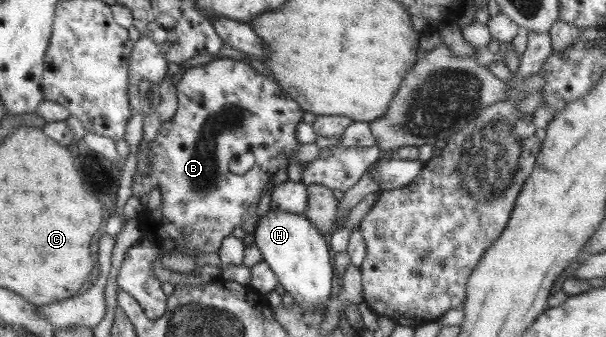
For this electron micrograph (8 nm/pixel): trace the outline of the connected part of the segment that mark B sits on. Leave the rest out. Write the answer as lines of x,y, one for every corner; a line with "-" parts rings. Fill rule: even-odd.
230,57
214,59
205,64
199,64
189,68
180,68
174,85
177,96
176,113
167,122
161,122
157,135
154,137
154,140
149,142
149,149
146,155
146,158
148,158
148,168
150,168
149,172
146,175
135,172
132,176
130,186
132,196
136,196
138,199
142,198
144,194
148,194
152,188
158,187
161,200
158,212
160,212
160,216
164,216
164,220
162,220
162,218
149,216
152,210
147,209
144,210
144,215
137,218
138,230
141,231
141,237
124,253
123,261
120,264
118,275
115,279
117,288
120,290
124,289
130,296
134,297
134,301
138,303
148,320
157,320
158,317
166,312
165,301
167,296
162,292
160,284
158,284
158,280
153,274
153,262
160,258
160,252
168,252
168,250
170,250
170,238
172,238
172,250
174,250
174,252
186,254
186,248
188,248
188,250
192,250
192,252
210,254
210,252
217,253
219,251
222,240
228,235
231,235
234,228
241,228
245,233
252,233
257,224
256,205
258,204
258,200
260,200
260,196
263,195
263,190
265,190
267,182
271,180
271,176
273,176
279,168
283,168
285,164
290,163
289,160
291,160
293,152
298,148
299,142
294,135
294,130
296,130
296,124
302,120
303,115
303,111
300,105
297,104
297,101
290,97
288,93
284,92
272,77
258,73
256,69
250,67
248,62
235,60
-
246,152
250,152
250,154
254,156
254,164
252,167
241,175
230,172
228,162
240,156
240,154
246,154

